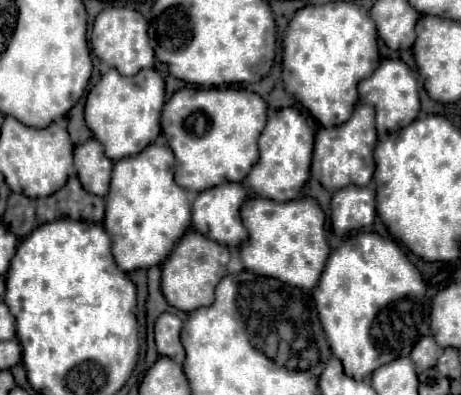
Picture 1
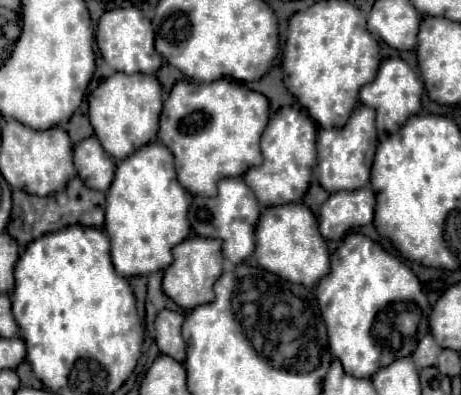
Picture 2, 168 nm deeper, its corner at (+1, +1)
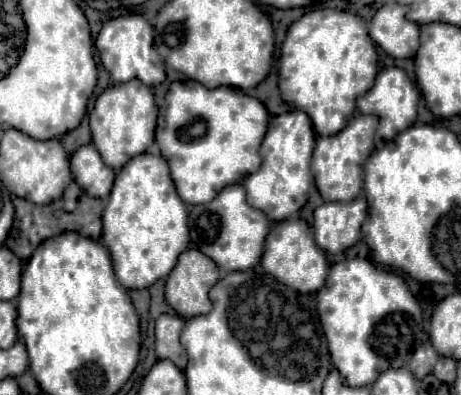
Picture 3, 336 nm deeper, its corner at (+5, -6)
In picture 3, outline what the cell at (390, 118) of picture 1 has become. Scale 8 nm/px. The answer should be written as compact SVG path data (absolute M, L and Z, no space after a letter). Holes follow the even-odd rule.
M387 67L379 71L375 85L357 99L357 109L365 115L377 115L377 135L383 141L391 141L397 133L401 133L405 127L413 125L417 119L417 107L419 107L419 89L417 85L407 77L407 73L399 67Z

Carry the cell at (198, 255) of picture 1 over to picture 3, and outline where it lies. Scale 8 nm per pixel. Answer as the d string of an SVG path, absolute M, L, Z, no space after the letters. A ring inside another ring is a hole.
M187 249L181 253L181 259L177 261L177 265L173 267L173 271L165 281L165 299L181 317L205 315L211 311L211 301L207 293L217 283L217 279L219 279L219 267L213 263L213 259L209 259L205 253L197 249Z

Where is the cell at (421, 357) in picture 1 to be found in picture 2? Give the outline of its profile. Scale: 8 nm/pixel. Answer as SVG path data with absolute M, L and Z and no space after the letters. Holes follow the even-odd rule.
M427 334L425 338L419 340L417 344L417 350L411 354L411 358L415 360L417 368L427 368L427 366L437 366L437 356L441 354L441 346L433 340L431 334Z

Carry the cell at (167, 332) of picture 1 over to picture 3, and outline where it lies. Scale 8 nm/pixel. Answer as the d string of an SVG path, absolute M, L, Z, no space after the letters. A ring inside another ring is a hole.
M161 315L155 321L155 353L159 359L173 361L179 369L185 369L187 363L187 353L179 343L183 323L179 315Z

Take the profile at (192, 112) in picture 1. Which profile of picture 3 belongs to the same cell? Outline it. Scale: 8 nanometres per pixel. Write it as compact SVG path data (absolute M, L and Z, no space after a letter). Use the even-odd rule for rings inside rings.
M197 81L171 83L165 95L165 105L159 109L155 141L161 149L161 155L167 159L171 167L171 177L179 197L191 205L209 203L209 199L213 199L213 195L217 195L223 187L241 183L245 175L251 175L253 171L257 171L261 165L259 145L267 131L267 119L269 115L265 105L255 97L243 95L243 91L239 89L233 89L233 87L205 89Z

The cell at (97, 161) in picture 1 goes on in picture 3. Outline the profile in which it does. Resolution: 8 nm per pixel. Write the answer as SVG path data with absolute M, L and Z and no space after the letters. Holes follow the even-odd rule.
M93 143L79 147L71 155L71 173L77 181L77 185L89 195L97 199L107 199L115 171L107 167L99 155L99 151L93 147Z

